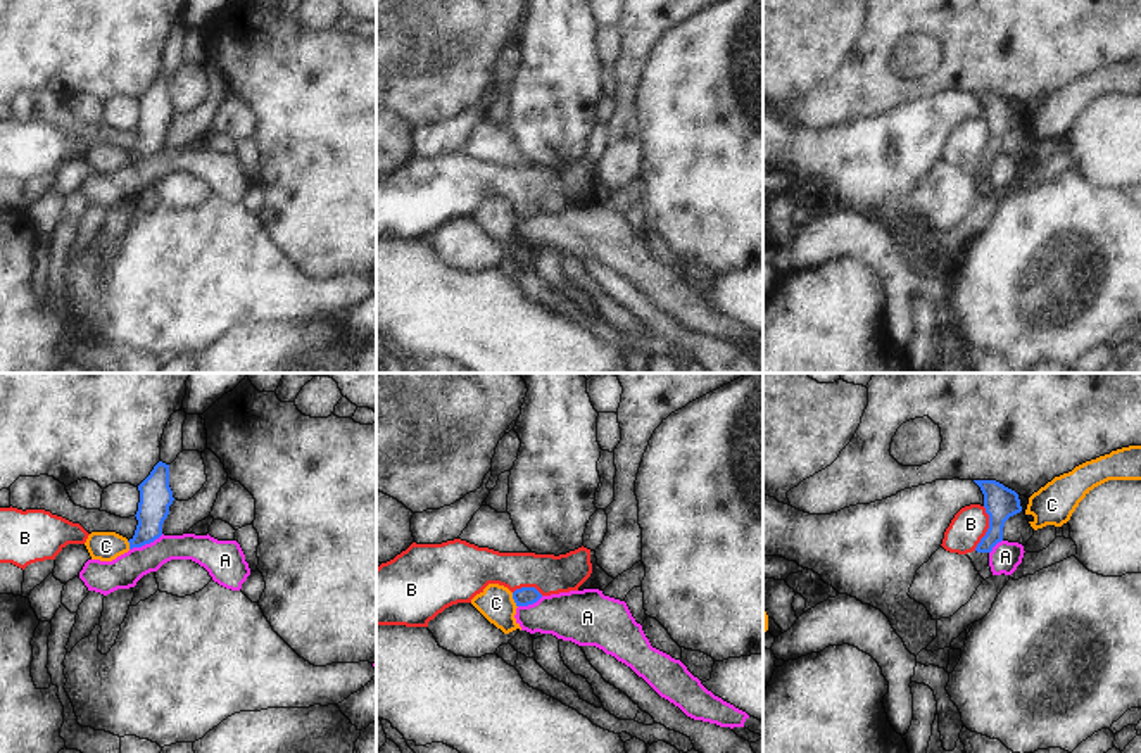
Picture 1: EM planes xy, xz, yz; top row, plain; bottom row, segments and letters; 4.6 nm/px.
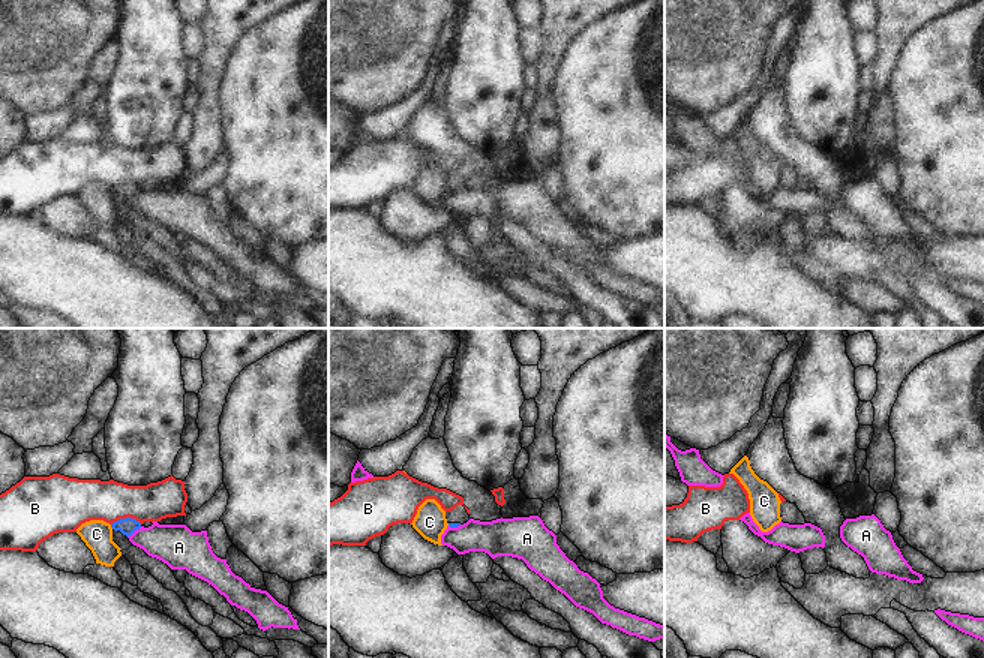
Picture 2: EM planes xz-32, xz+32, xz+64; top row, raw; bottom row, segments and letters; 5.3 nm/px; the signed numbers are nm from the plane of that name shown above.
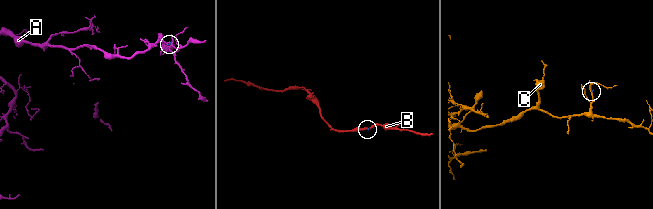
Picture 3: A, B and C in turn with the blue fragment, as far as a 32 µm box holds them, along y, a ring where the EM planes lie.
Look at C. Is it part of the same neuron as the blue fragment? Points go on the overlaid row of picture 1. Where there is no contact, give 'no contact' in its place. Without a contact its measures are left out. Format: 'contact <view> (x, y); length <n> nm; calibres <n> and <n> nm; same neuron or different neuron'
contact xz (513, 598); length 80 nm; calibres 90 and 170 nm; different neuron

